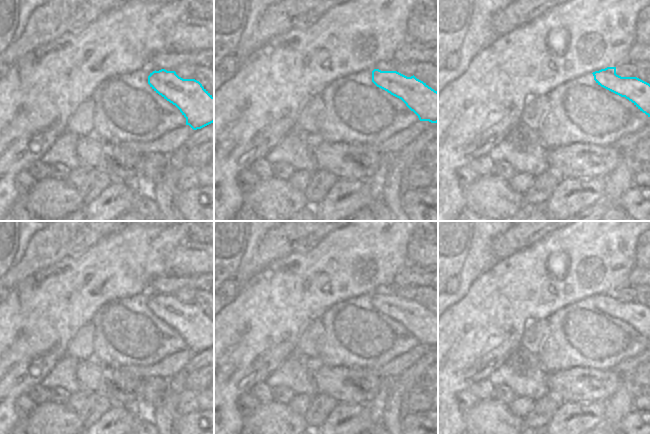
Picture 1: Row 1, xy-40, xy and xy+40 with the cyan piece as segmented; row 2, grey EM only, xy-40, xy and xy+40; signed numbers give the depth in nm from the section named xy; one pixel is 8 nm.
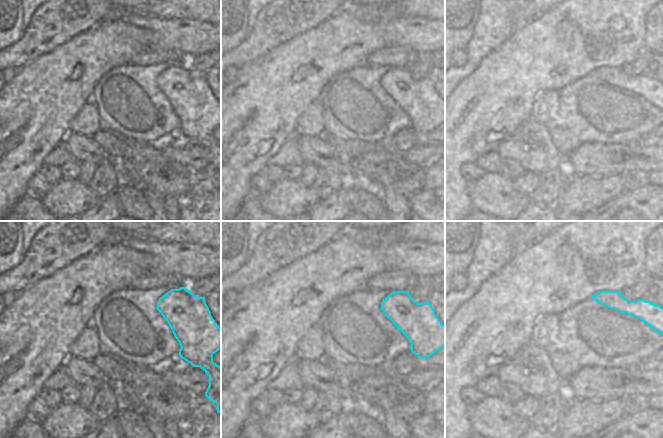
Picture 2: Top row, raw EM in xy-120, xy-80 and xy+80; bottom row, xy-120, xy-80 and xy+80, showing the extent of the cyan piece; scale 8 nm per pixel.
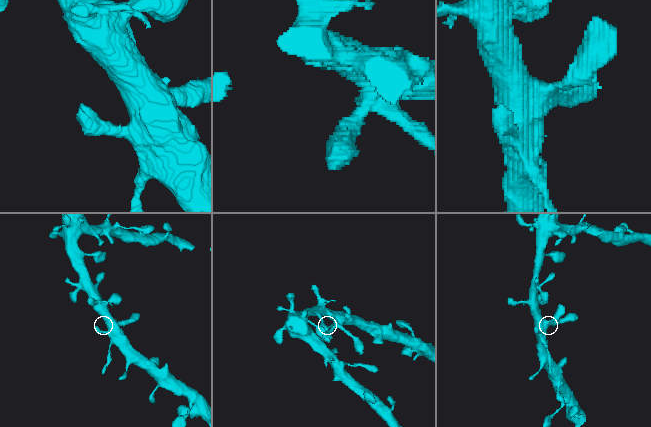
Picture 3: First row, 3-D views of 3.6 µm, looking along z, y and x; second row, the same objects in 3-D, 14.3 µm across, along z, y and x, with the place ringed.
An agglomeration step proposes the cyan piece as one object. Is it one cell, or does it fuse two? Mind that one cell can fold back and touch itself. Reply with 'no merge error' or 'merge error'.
no merge error

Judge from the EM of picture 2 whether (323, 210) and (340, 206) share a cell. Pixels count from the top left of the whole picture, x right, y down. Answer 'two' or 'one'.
one

